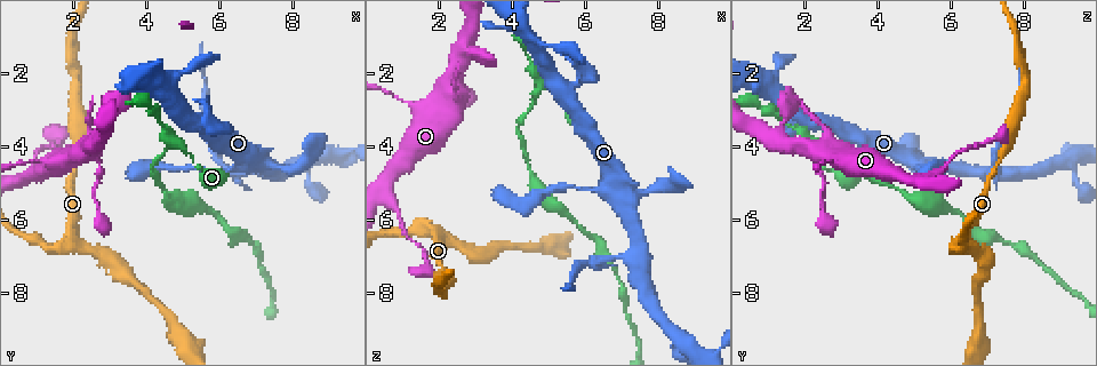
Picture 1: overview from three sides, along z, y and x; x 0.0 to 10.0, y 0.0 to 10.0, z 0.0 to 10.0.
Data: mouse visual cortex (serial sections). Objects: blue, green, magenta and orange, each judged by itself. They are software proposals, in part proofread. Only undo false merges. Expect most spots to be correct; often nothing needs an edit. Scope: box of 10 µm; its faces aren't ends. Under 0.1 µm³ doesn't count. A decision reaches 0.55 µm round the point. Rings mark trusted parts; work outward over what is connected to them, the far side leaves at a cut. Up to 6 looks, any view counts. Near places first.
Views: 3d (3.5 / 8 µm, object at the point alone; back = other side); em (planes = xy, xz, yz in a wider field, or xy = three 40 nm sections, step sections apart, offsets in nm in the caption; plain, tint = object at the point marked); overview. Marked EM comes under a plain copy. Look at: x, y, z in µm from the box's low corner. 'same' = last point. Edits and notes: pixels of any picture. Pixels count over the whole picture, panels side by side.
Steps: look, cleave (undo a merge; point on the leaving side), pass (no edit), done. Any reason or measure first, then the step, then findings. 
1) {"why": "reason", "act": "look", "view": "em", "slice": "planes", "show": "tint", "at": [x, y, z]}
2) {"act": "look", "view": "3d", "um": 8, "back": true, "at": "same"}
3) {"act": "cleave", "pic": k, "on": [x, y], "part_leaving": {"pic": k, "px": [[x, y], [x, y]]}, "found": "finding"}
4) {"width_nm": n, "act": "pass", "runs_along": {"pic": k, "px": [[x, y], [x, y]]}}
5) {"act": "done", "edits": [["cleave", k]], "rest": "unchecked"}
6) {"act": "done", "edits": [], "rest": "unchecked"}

{"why": "abrupt turn", "act": "look", "view": "3d", "um": 3.5, "at": [1.95, 6.70, 6.35]}

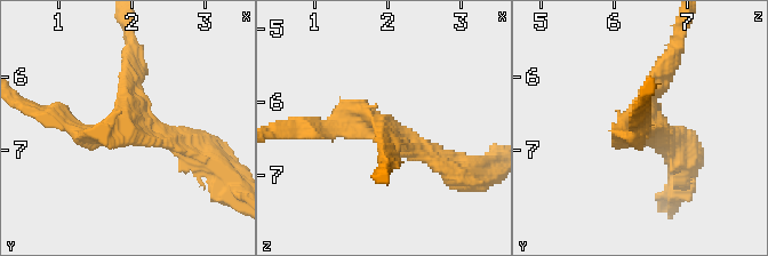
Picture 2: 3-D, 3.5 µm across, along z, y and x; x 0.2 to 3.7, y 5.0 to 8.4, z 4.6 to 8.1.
{"act": "pass", "runs_along": {"pic": 2, "px": [[130, 54], [127, 124], [186, 137]]}, "found": "one cell here"}

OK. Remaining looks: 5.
{"why": "sudden change in width", "act": "look", "view": "3d", "um": 8, "at": [2.55, 4.30, 2.35]}

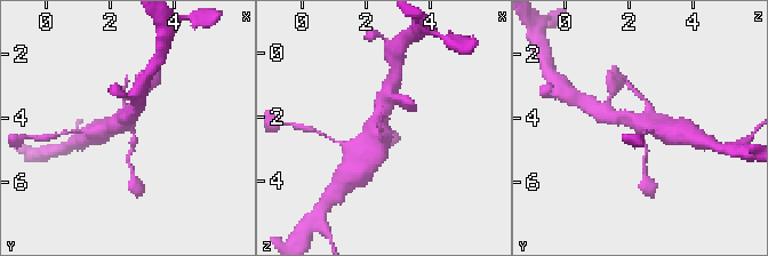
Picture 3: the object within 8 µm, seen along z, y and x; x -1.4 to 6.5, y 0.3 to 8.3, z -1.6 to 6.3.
{"act": "look", "view": "3d", "um": 3.5, "at": "same"}

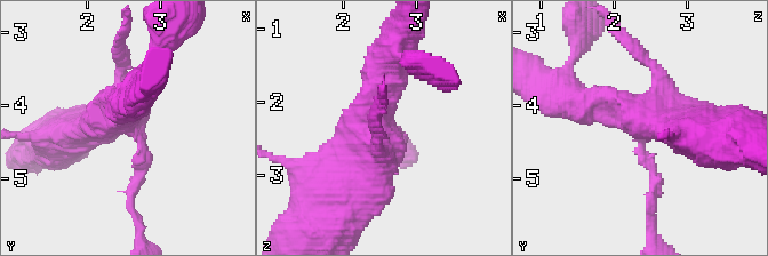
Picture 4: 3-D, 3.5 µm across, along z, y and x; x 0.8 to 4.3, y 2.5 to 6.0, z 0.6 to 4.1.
{"act": "look", "view": "em", "slice": "xy", "step": 3, "show": "tint", "at": [2.60, 4.30, 2.35]}

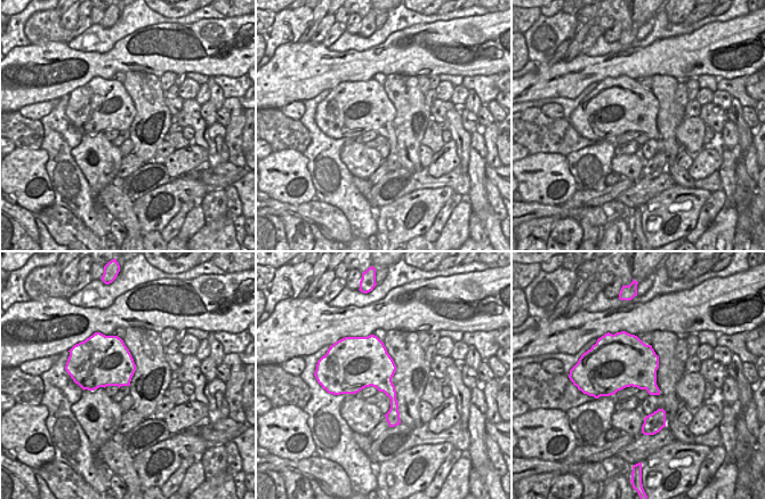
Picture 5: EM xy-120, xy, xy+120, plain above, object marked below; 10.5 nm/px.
{"act": "pass", "runs_along": {"pic": 4, "px": [[329, 191], [370, 142], [385, 63]]}, "found": "one cell here"}

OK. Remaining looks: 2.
{"why": "a narrow waist", "act": "look", "view": "3d", "um": 3.5, "at": [4.90, 3.95, 2.20]}

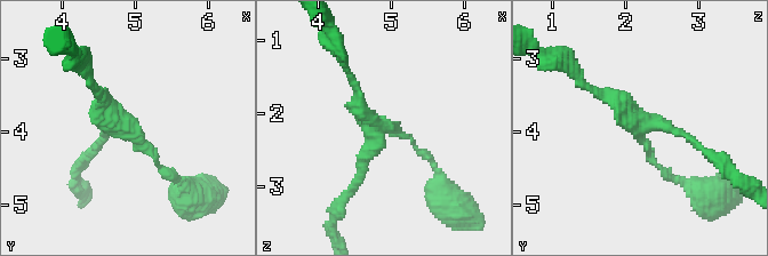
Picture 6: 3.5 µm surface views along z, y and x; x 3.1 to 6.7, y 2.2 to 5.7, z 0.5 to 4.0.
{"act": "look", "view": "em", "slice": "xy", "step": 2, "show": "tint", "at": [4.85, 3.95, 2.20]}

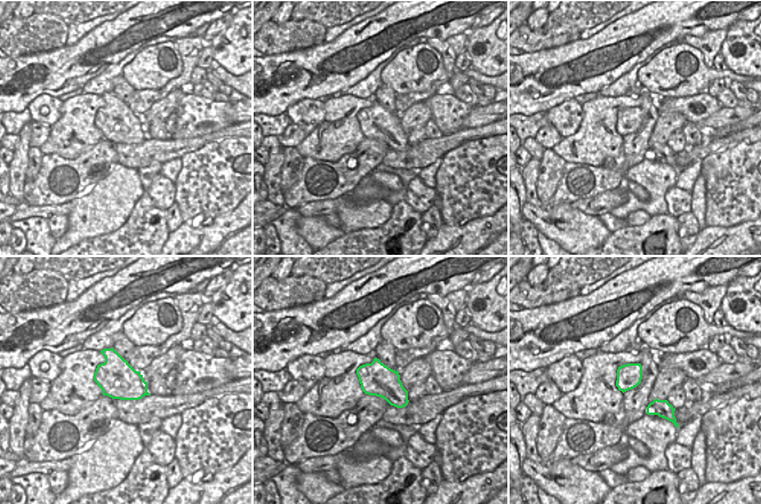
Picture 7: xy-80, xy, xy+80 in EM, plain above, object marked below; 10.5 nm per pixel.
{"arm_widths_nm": [100, 150, 150], "act": "pass", "runs_along": {"pic": 6, "px": [[168, 174], [122, 125], [97, 146]]}, "found": "continuous, no second cell"}

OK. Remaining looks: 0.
{"act": "done", "edits": [], "rest": "unchecked"}

